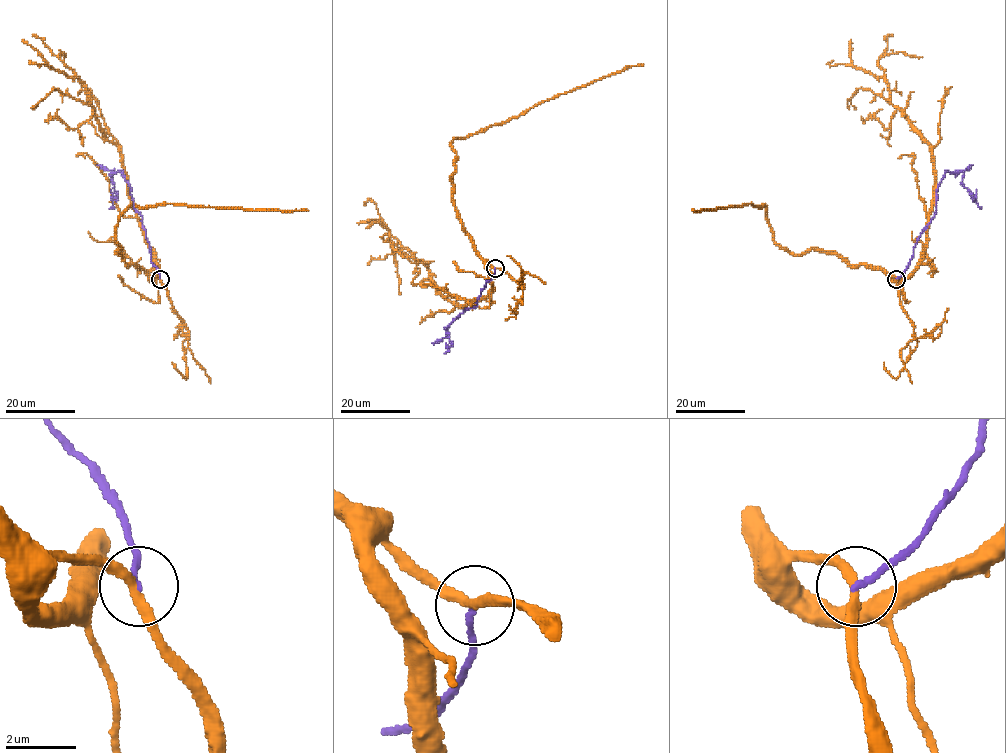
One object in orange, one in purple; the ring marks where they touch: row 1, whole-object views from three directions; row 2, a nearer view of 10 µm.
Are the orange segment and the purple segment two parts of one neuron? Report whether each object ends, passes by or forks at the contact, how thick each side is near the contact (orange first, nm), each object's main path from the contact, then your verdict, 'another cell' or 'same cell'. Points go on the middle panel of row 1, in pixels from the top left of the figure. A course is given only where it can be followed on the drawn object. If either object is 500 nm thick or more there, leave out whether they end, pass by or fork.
orange passes by; purple ends; calibres 280 and 170 nm; course orange (495, 268), (476, 250), (453, 205), (456, 150), (450, 145), (454, 139), (501, 124), (558, 95), (643, 63); course purple (495, 268), (494, 275), (480, 292), (477, 305), (465, 308), (450, 325), (447, 335), (452, 344), (444, 354); another cell

